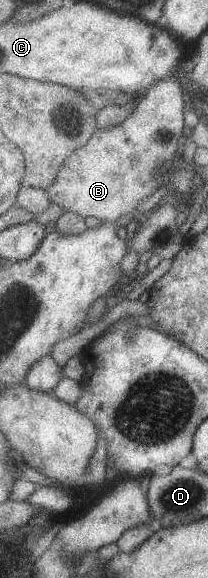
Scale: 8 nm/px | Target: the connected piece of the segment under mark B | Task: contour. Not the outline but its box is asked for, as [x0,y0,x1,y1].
[47,76,188,220]

